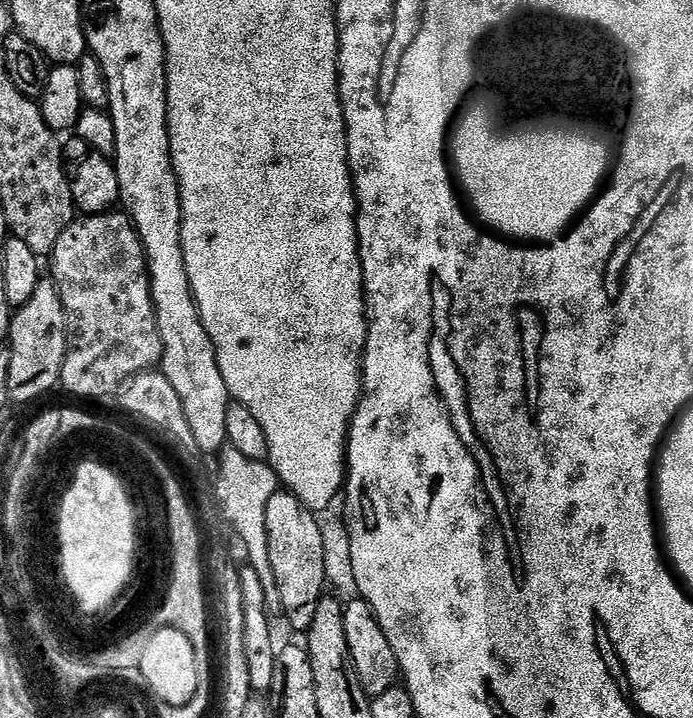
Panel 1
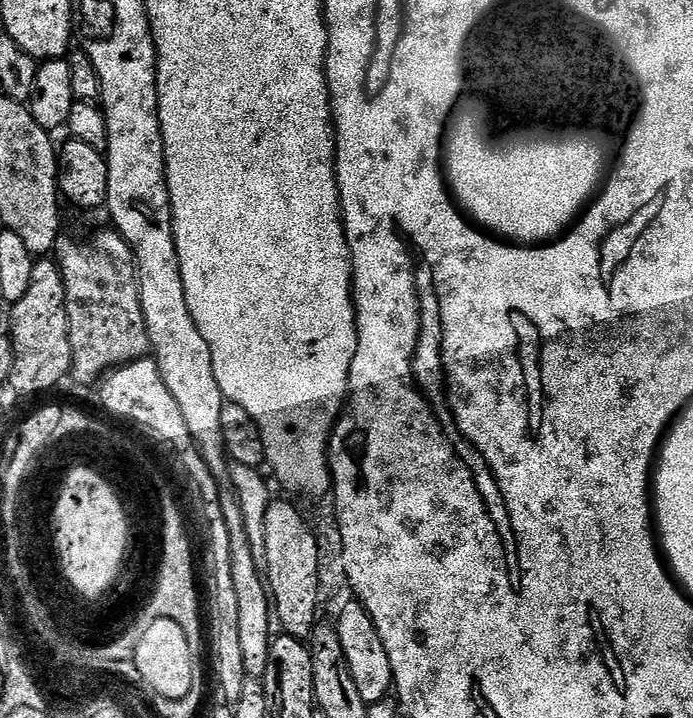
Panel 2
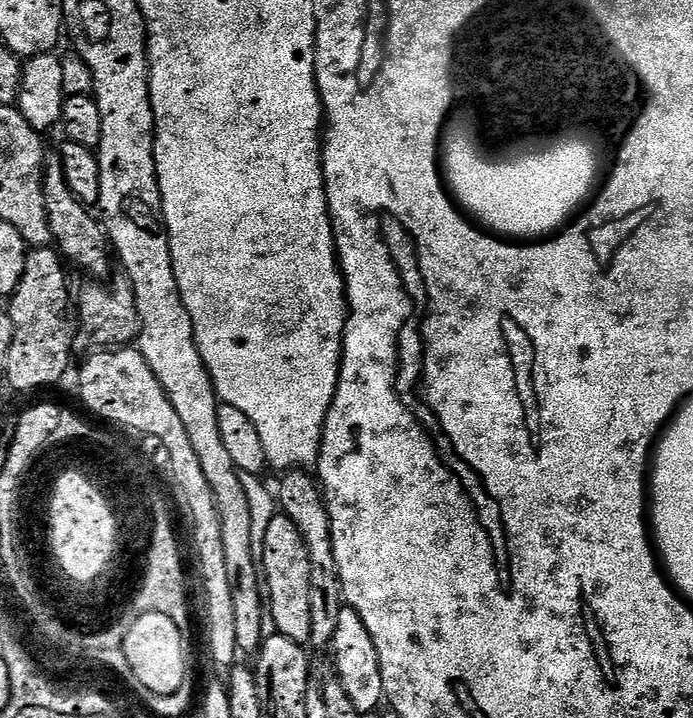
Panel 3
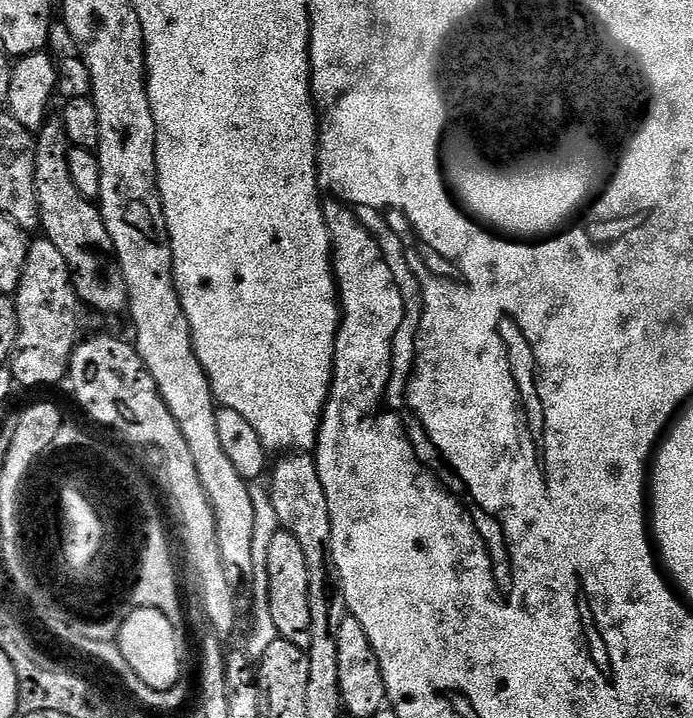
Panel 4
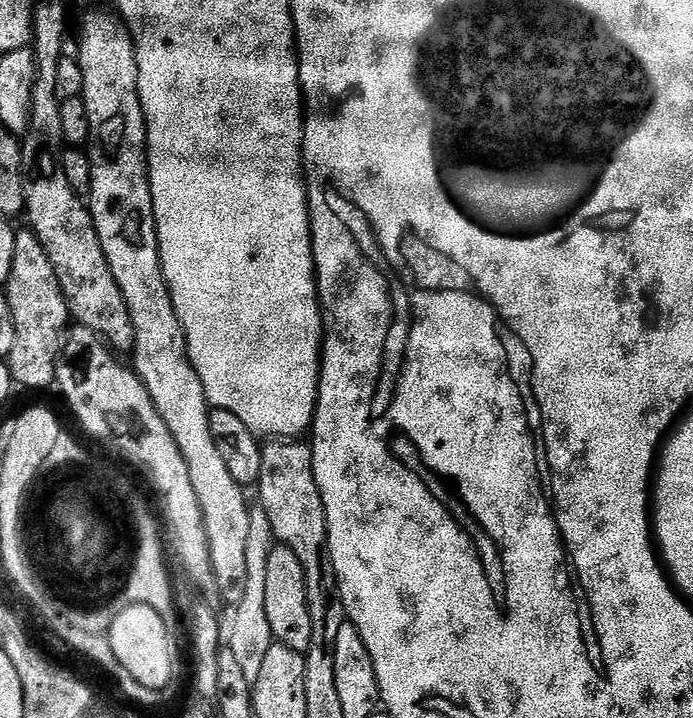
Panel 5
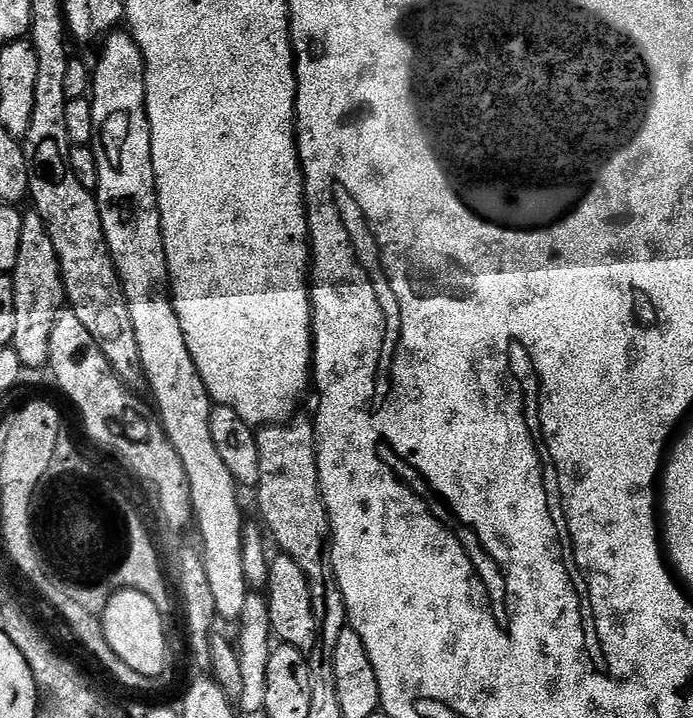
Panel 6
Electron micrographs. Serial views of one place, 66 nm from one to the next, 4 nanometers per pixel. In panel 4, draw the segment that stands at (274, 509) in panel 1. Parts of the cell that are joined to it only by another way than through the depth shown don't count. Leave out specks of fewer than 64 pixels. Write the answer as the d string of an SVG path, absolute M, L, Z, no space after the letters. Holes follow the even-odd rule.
M283 530L270 541L270 559L266 566L270 574L270 615L274 617L277 637L307 650L310 646L310 574L306 570L306 557L294 534Z

